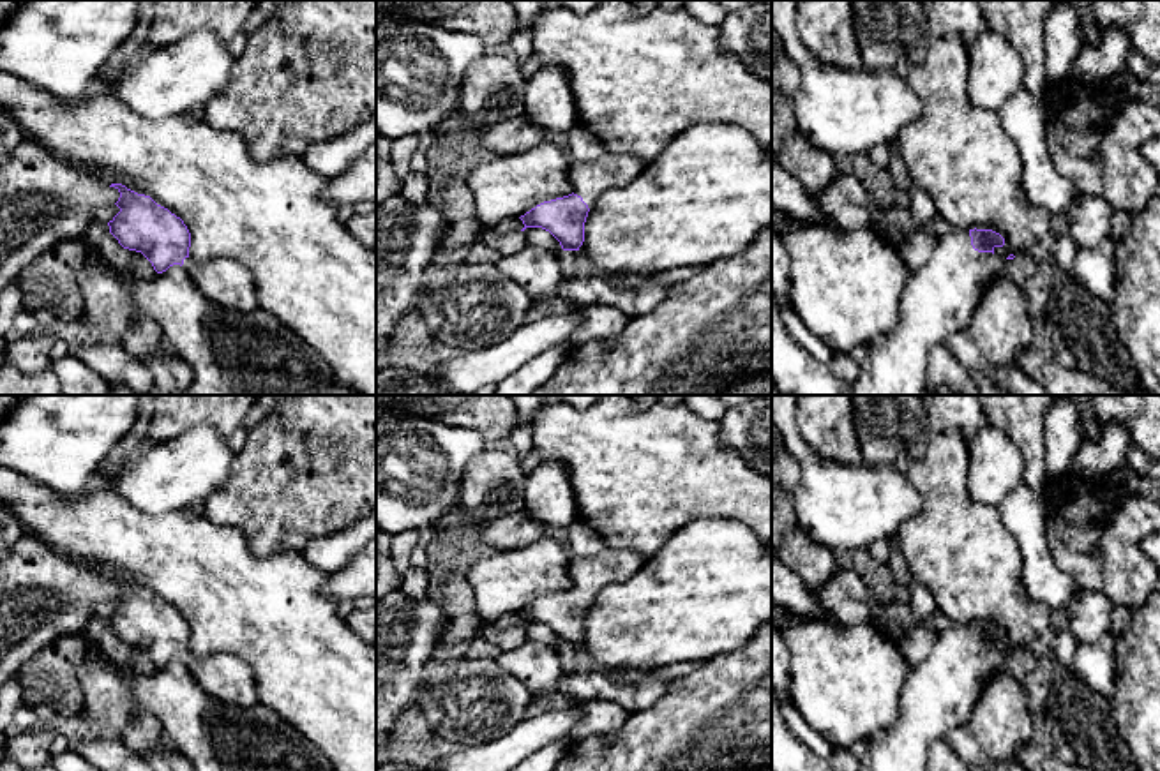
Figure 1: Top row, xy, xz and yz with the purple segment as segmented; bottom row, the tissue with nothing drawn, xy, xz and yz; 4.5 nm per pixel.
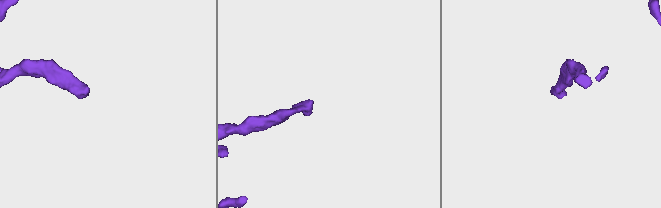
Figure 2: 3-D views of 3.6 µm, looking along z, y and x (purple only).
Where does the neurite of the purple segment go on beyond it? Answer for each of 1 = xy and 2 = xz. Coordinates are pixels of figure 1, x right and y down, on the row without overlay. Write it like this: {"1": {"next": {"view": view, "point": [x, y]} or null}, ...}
{"1": {"next": {"view": "xy", "point": [230, 680]}}, "2": {"next": {"view": "xz", "point": [590, 574]}}}

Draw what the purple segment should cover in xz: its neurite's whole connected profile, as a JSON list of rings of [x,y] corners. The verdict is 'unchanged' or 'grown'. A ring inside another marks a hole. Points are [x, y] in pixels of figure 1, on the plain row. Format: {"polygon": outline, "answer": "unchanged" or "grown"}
{"polygon": [[[606,545],[595,556],[574,556],[569,565],[572,588],[563,593],[544,596],[521,610],[526,623],[549,626],[563,646],[579,646],[584,637],[584,618],[597,595],[611,586],[634,577],[646,558],[632,549]]], "answer": "grown"}

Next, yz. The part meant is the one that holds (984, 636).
{"polygon": [[[959,625],[938,633],[929,656],[909,670],[900,690],[900,713],[893,727],[876,732],[867,741],[867,753],[860,771],[927,771],[929,750],[945,739],[945,734],[964,725],[973,715],[983,685],[991,676],[1005,670],[1022,683],[1029,699],[1031,715],[1049,713],[1054,685],[1052,665],[1042,663],[1028,649],[1010,649],[1001,655],[994,649],[1005,633],[992,625]]], "answer": "grown"}

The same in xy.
{"polygon": [[[111,579],[120,588],[115,598],[120,607],[108,618],[109,628],[124,644],[141,647],[157,669],[173,660],[180,660],[194,681],[214,699],[249,709],[258,704],[254,670],[238,656],[217,653],[208,658],[198,658],[189,651],[191,628],[184,616],[168,603],[157,600],[150,591],[138,589],[122,579]]], "answer": "grown"}

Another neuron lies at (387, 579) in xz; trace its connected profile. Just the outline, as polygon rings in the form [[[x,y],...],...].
[[[376,526],[376,600],[401,584],[390,556],[390,540],[392,536]]]

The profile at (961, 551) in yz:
[[[945,430],[930,438],[929,448],[904,473],[922,496],[922,510],[897,529],[904,559],[913,577],[934,596],[938,609],[955,623],[992,625],[1005,633],[994,649],[1026,649],[1051,626],[1051,612],[1029,598],[1022,584],[1022,552],[1003,524],[998,506],[976,503],[968,487],[969,448],[960,430]]]

